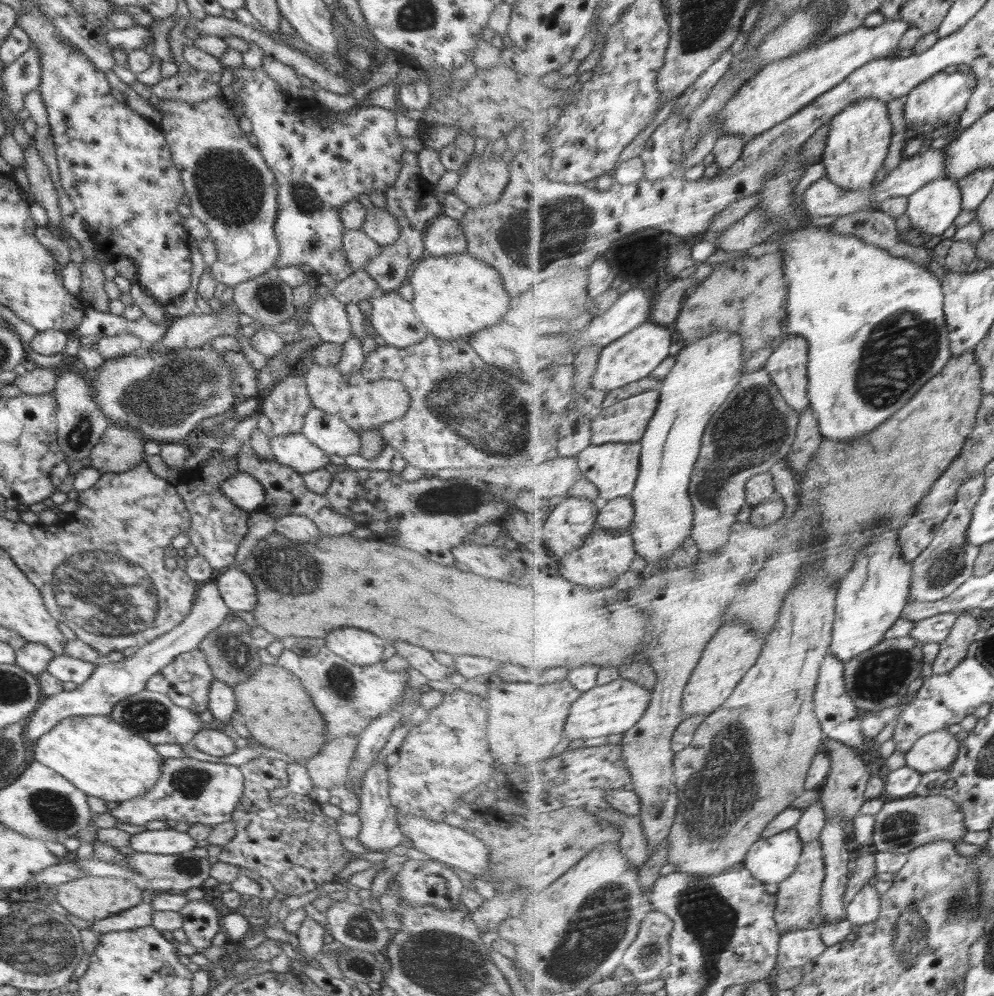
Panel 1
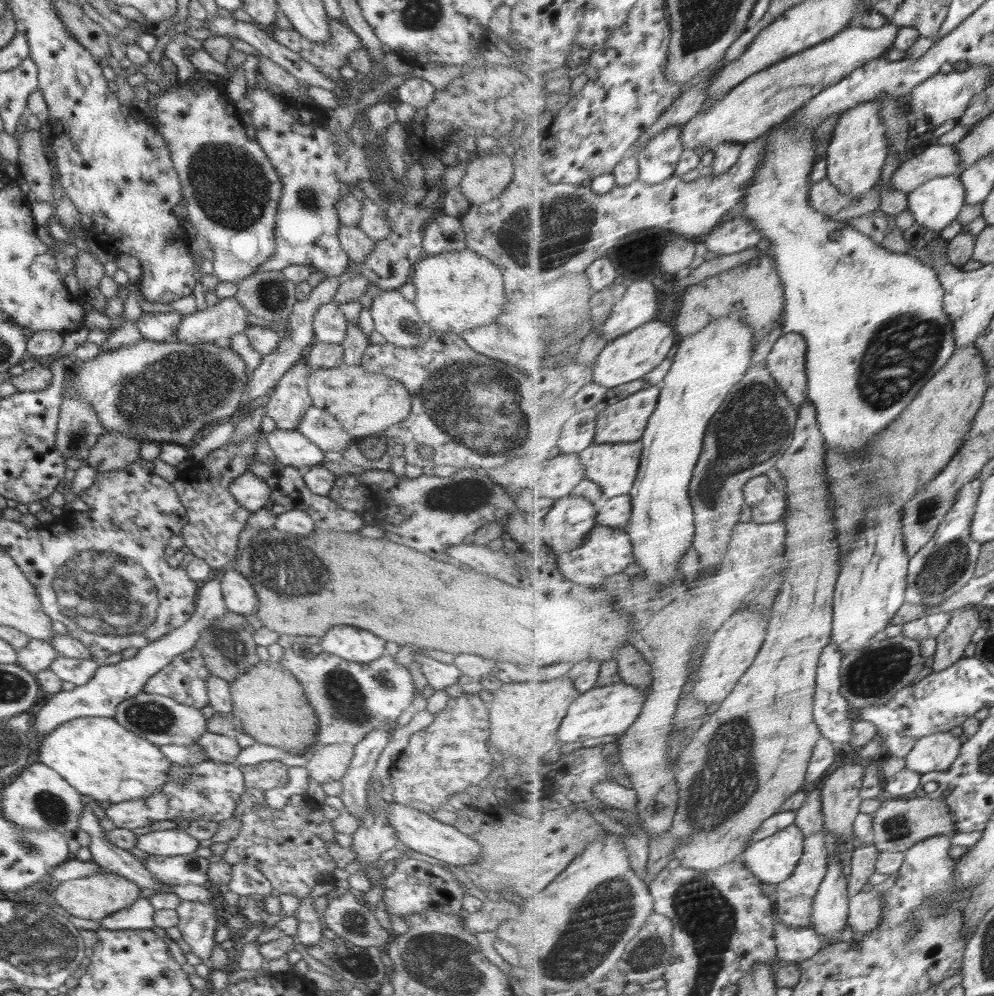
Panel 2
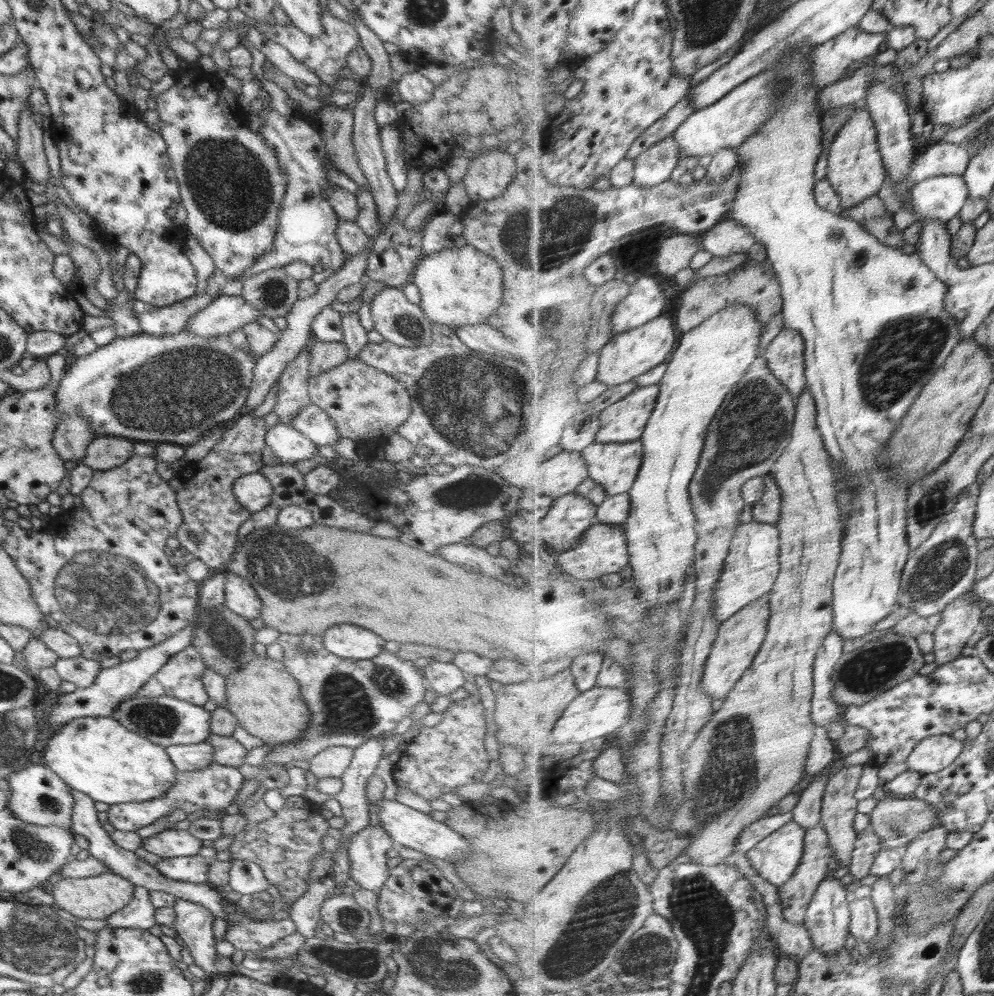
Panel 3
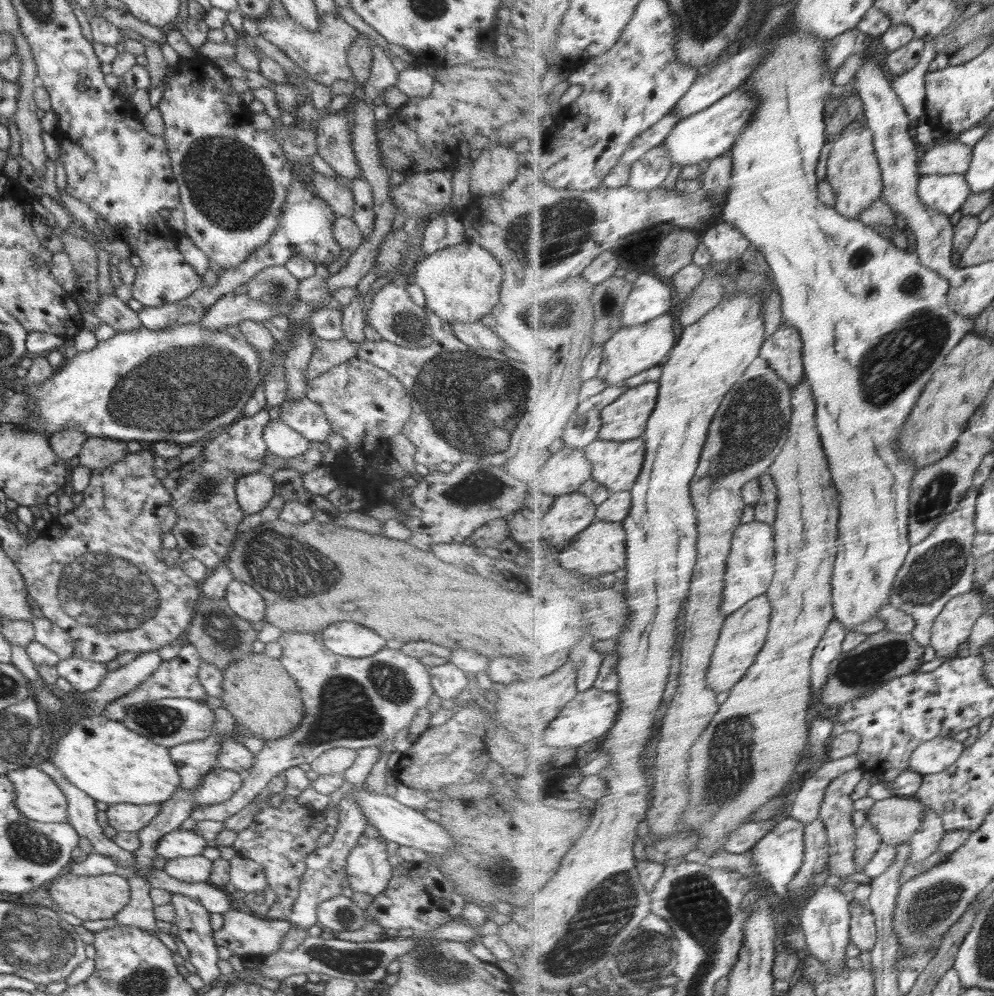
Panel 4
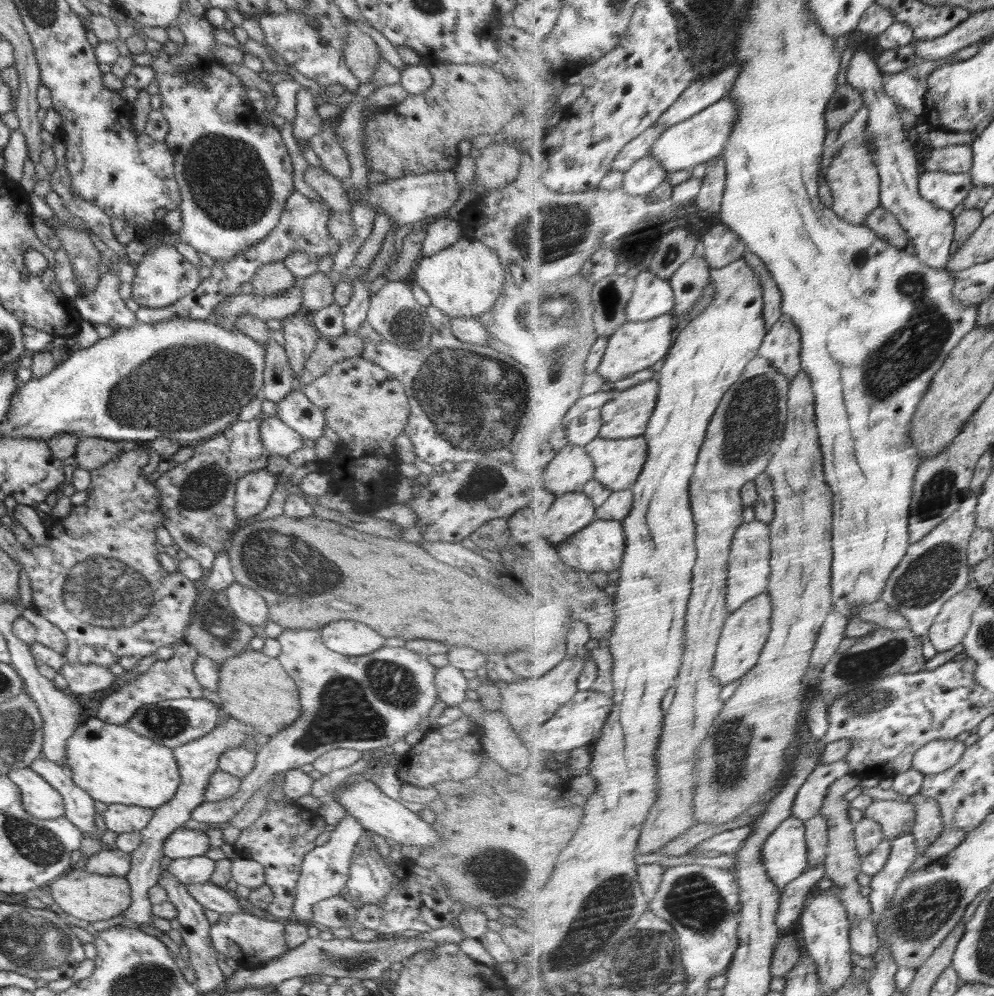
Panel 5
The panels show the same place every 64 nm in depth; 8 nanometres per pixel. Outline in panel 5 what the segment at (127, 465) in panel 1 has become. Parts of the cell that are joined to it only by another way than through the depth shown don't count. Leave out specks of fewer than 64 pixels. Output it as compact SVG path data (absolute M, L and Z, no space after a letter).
M83 437L76 444L76 452L72 461L76 462L78 467L86 470L94 470L104 466L116 456L122 454L122 446L119 441L111 441L98 437Z

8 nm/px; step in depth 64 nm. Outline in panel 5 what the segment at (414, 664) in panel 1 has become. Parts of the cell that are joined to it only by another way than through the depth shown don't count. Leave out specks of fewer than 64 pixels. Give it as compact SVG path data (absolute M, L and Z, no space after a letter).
M454 666L435 668L434 686L436 686L439 699L448 707L458 706L466 699L467 679L463 676L462 671Z

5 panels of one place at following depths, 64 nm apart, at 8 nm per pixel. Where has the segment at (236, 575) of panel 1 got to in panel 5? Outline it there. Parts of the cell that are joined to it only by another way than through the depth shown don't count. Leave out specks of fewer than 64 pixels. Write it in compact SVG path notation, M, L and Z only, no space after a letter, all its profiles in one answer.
M234 581L228 586L226 596L228 607L242 622L253 627L264 626L270 620L266 602L256 590Z

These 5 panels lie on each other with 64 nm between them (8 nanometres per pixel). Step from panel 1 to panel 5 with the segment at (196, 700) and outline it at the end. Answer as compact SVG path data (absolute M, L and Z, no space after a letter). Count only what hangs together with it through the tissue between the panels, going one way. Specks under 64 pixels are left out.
M180 642L174 649L174 656L171 659L158 658L155 666L152 666L146 674L140 676L135 682L126 684L118 692L106 695L101 702L97 703L97 717L115 725L124 725L134 715L134 712L138 711L144 704L155 703L160 699L202 698L203 686L197 682L193 672L196 656L199 655L198 651L186 642Z

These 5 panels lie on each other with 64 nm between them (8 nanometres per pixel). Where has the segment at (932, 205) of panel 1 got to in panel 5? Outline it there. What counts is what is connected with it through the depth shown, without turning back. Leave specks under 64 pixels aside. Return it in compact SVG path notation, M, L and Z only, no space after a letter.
M946 171L923 172L921 194L932 204L956 210L970 197L973 186L971 173L950 173Z

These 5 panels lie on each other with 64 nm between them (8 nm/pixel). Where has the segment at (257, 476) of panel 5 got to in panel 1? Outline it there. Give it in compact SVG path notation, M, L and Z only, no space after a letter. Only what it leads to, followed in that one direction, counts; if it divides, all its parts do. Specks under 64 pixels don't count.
M244 472L236 473L222 481L220 490L234 506L249 513L262 506L266 498L260 482Z

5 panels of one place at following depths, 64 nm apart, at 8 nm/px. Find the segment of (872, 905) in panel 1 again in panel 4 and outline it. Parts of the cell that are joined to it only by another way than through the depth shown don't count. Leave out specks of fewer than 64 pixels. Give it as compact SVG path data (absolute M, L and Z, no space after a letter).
M868 901L852 906L851 940L860 950L872 950L879 939L876 915Z

